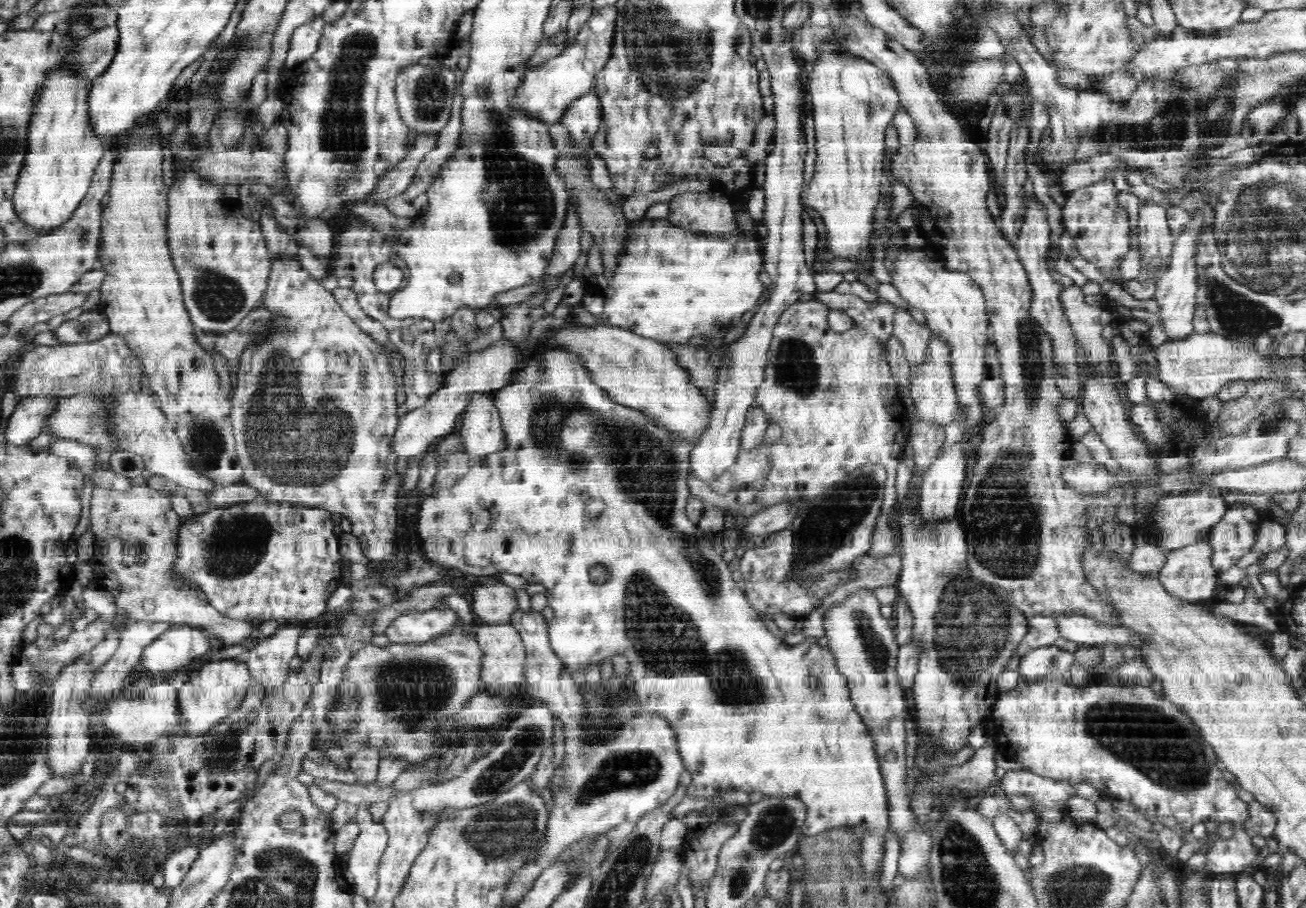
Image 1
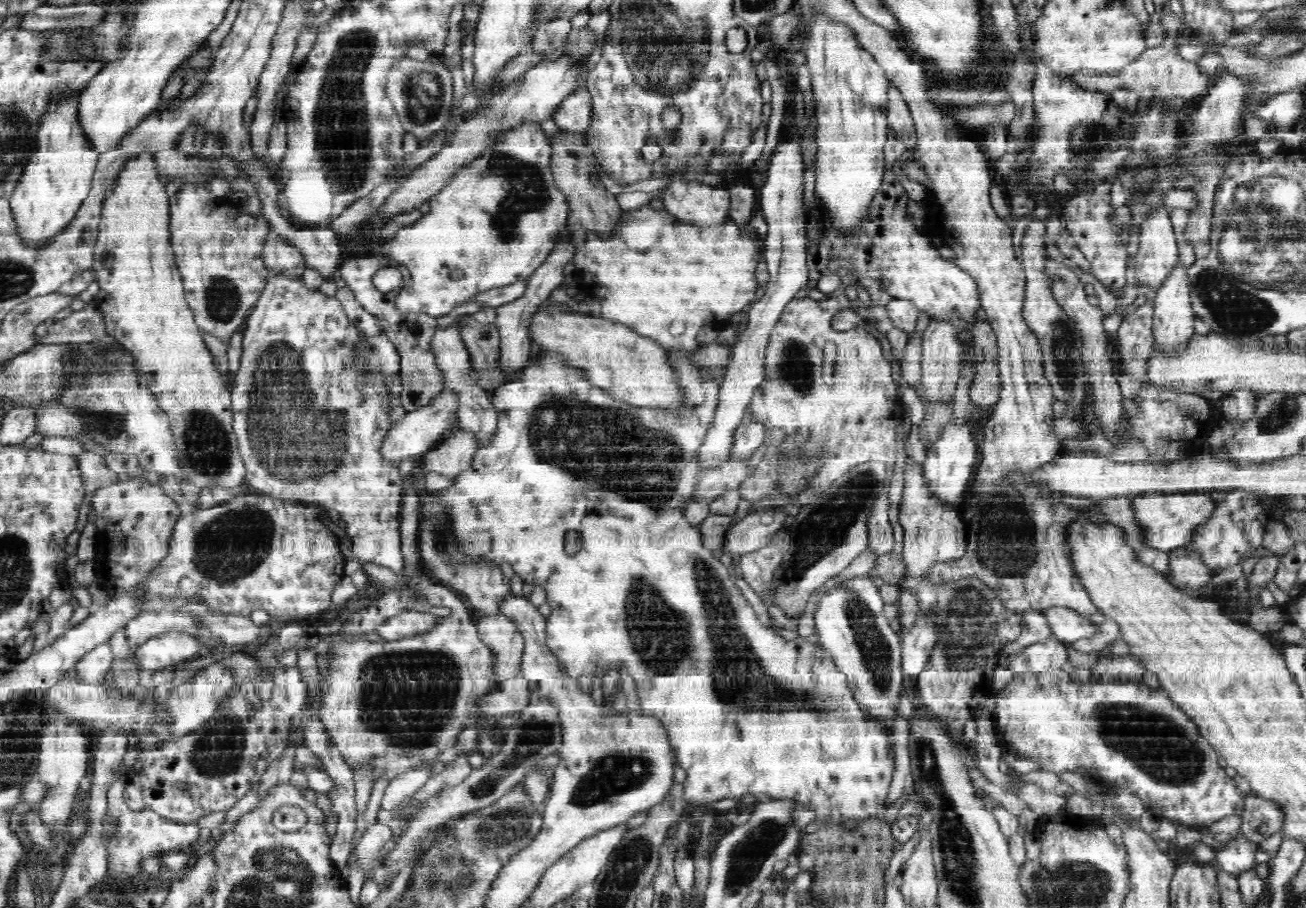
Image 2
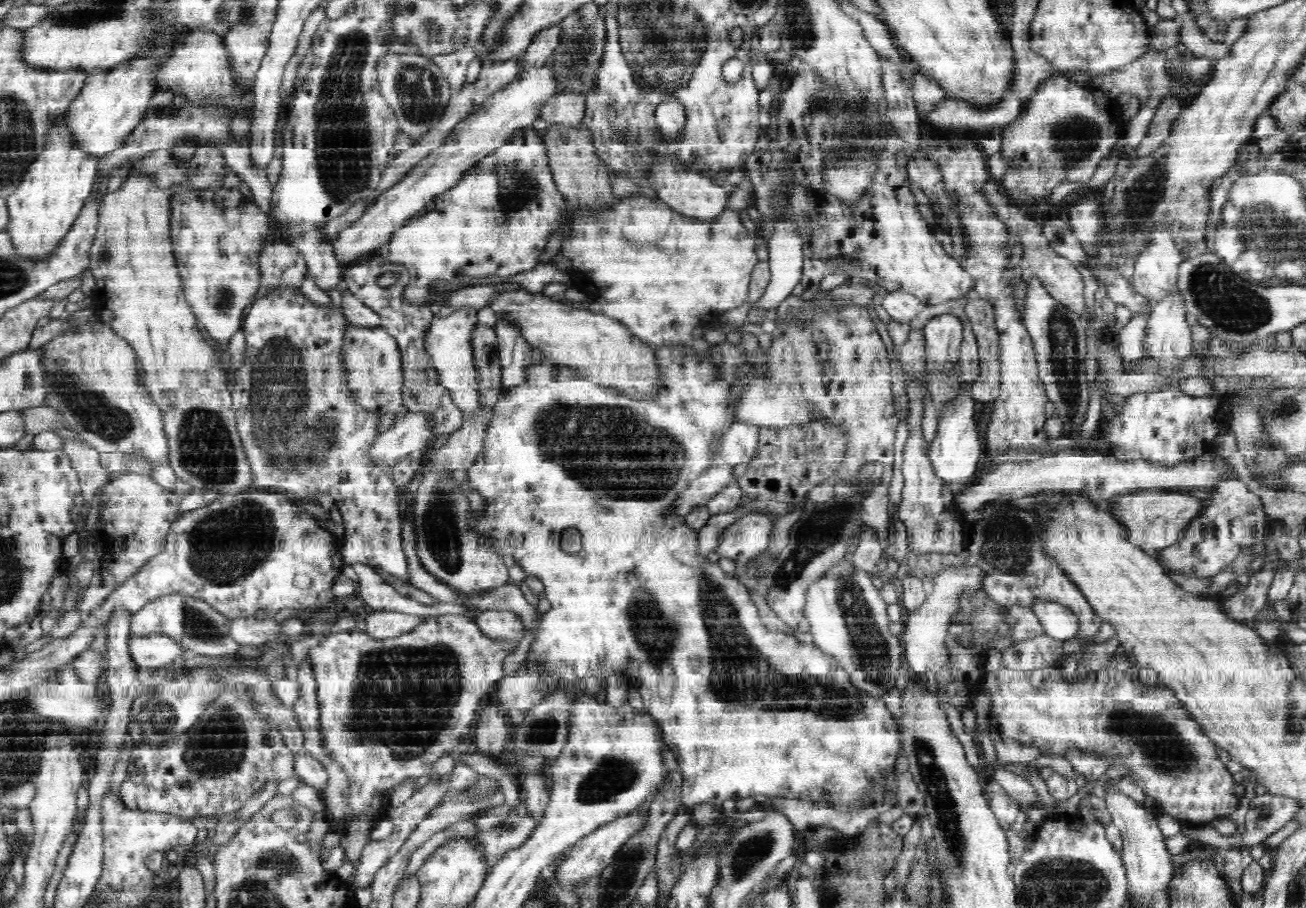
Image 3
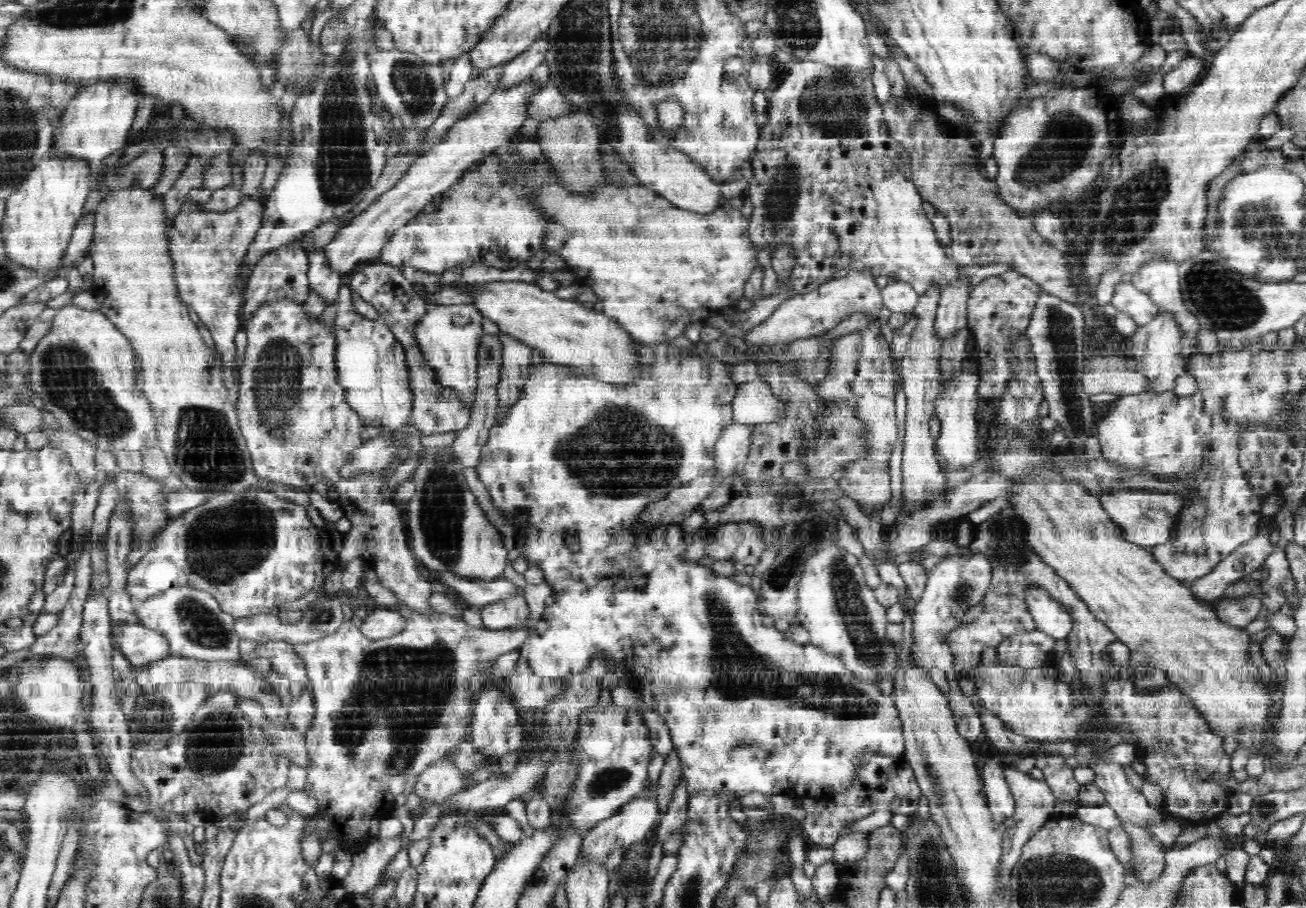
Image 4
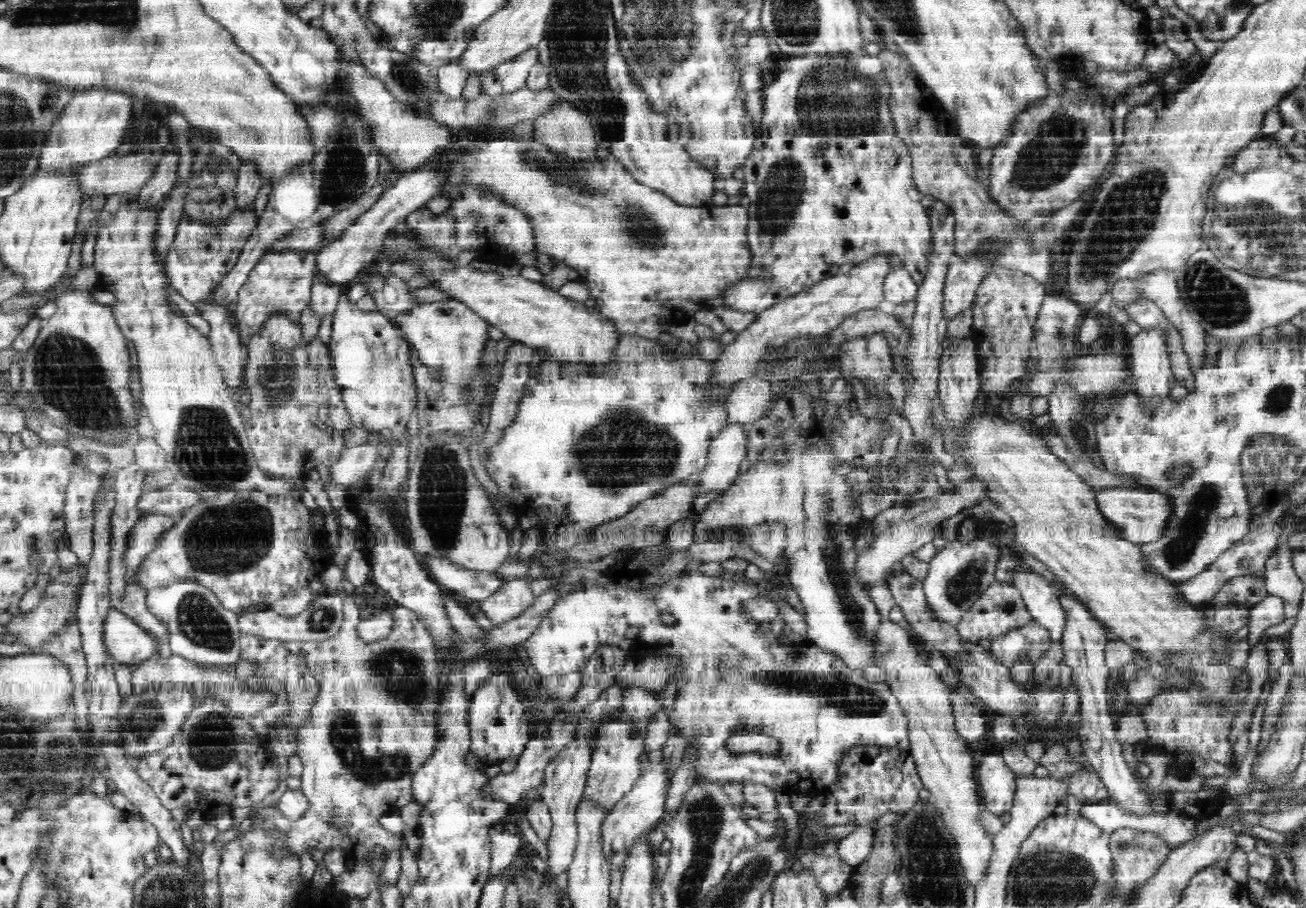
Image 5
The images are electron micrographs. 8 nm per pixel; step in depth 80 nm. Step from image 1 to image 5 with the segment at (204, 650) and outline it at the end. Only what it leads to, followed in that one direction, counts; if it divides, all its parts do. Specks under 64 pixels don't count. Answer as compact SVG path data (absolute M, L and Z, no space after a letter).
M111 607L103 626L103 647L116 664L138 665L152 659L159 642L131 618Z

